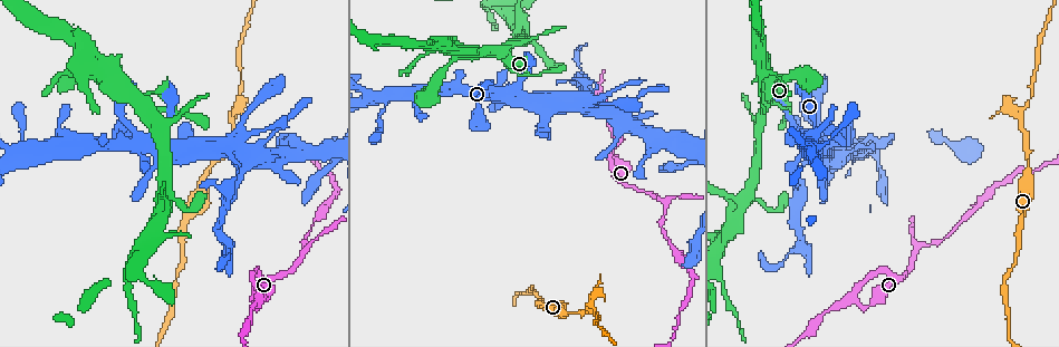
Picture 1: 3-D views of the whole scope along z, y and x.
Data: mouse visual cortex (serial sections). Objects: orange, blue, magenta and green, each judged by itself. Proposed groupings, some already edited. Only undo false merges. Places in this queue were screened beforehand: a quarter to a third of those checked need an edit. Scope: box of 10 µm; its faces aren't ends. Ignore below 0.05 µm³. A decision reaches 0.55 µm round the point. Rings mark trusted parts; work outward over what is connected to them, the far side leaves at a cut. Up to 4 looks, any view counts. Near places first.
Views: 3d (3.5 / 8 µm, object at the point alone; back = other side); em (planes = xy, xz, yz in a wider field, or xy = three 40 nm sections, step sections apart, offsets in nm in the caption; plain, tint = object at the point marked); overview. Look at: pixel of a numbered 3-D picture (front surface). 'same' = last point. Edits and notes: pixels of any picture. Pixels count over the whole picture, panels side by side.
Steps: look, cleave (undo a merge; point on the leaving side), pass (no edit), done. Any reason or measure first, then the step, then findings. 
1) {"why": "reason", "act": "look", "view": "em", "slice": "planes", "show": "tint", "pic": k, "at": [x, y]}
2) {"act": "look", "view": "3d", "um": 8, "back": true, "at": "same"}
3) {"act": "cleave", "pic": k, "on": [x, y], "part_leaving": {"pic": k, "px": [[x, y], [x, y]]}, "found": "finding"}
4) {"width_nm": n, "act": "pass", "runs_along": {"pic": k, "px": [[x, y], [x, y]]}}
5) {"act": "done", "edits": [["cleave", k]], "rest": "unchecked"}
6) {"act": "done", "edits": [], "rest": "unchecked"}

{"why": "thick turns thin", "act": "look", "view": "3d", "um": 8, "back": true, "pic": 1, "at": [138, 139]}

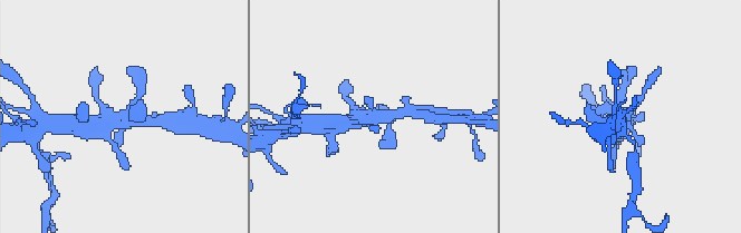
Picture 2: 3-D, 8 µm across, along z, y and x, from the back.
{"why": "shape alone is not enough", "act": "look", "view": "em", "slice": "planes", "show": "tint", "at": "same"}

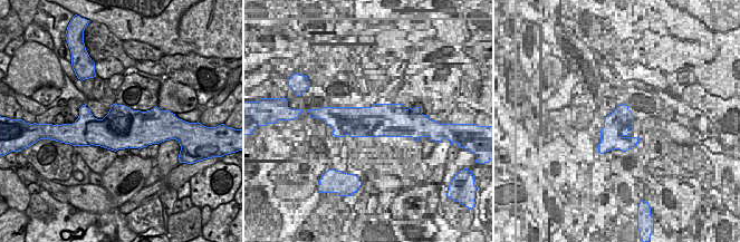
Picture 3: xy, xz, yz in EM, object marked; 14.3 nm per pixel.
{"act": "pass", "runs_along": {"pic": 2, "px": [[140, 90], [113, 124], [94, 126]]}, "found": "continuous, no second cell"}

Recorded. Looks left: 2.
{"why": "narrows sharply", "act": "look", "view": "3d", "um": 3.5, "pic": 1, "at": [236, 175]}

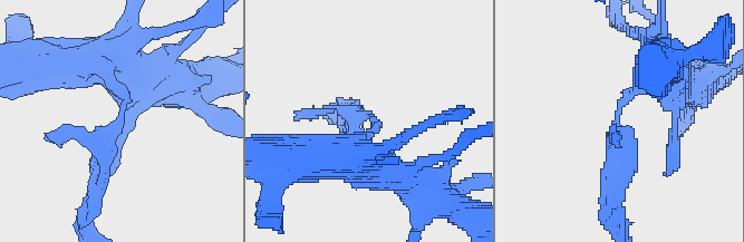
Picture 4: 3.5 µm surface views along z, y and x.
{"why": "shape alone is not enough", "act": "look", "view": "em", "slice": "xy", "step": 5, "show": "tint", "pic": 4, "at": [370, 118]}

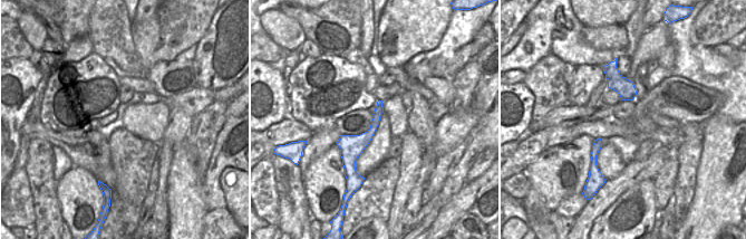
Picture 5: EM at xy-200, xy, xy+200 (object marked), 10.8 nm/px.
{"act": "cleave", "pic": 4, "on": [350, 116], "found": "two cells meet here"}

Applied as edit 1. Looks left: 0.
{"act": "done", "edits": [["cleave", 4]], "rest": "unchecked"}

